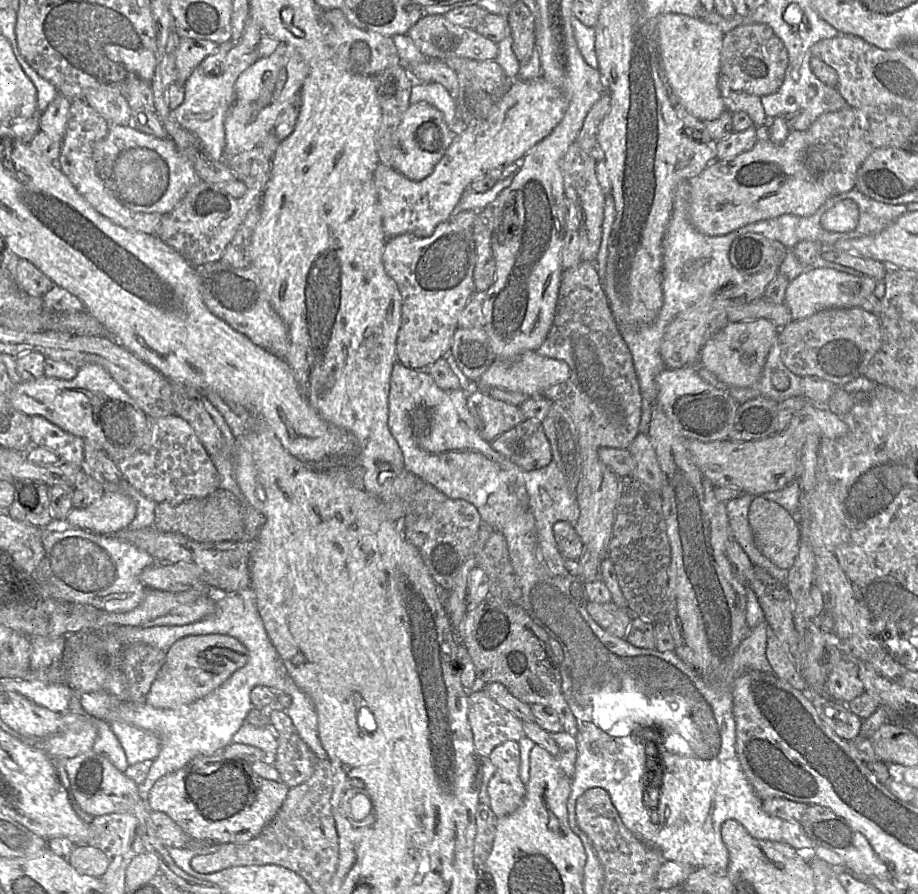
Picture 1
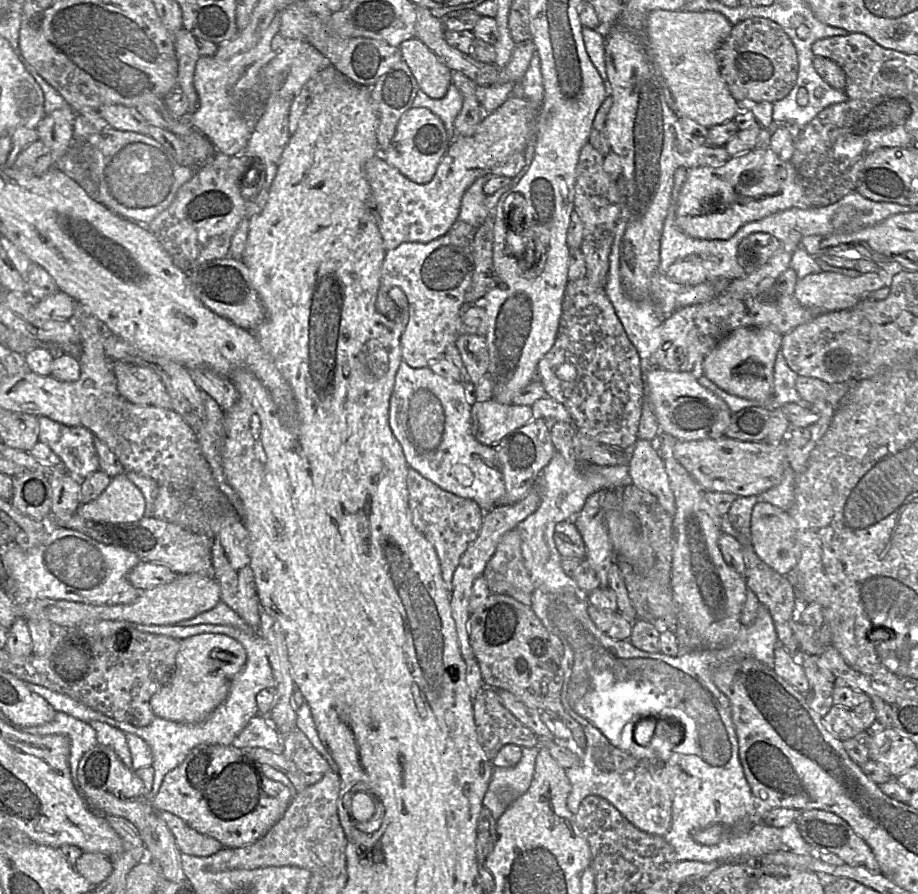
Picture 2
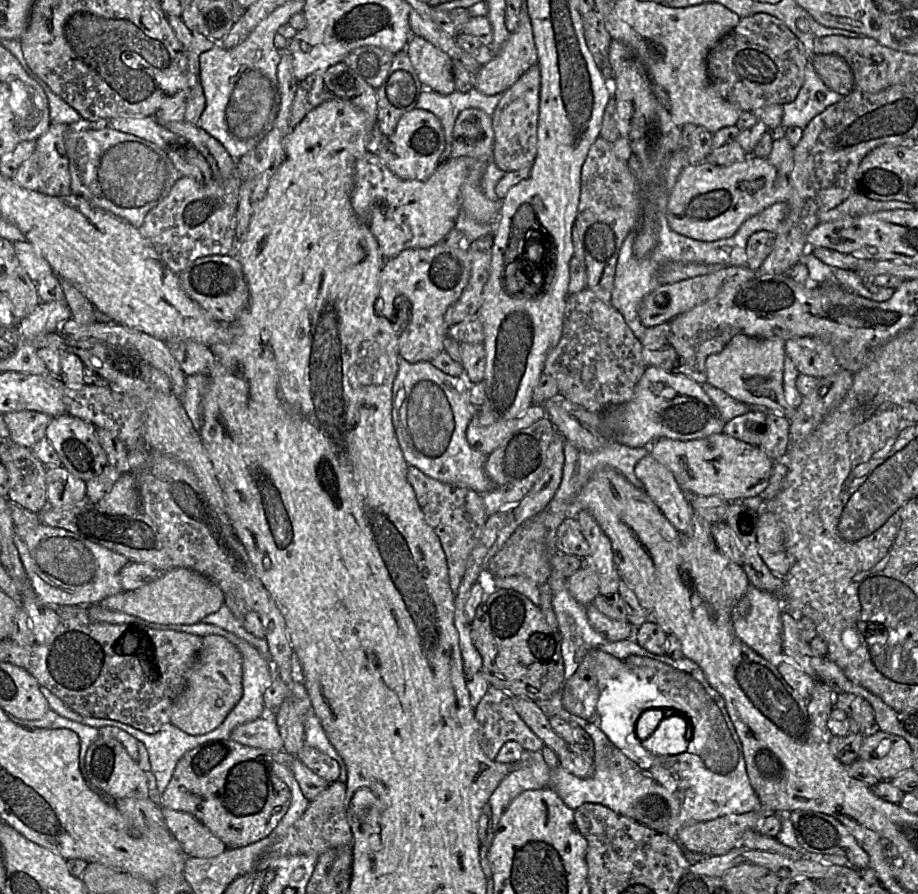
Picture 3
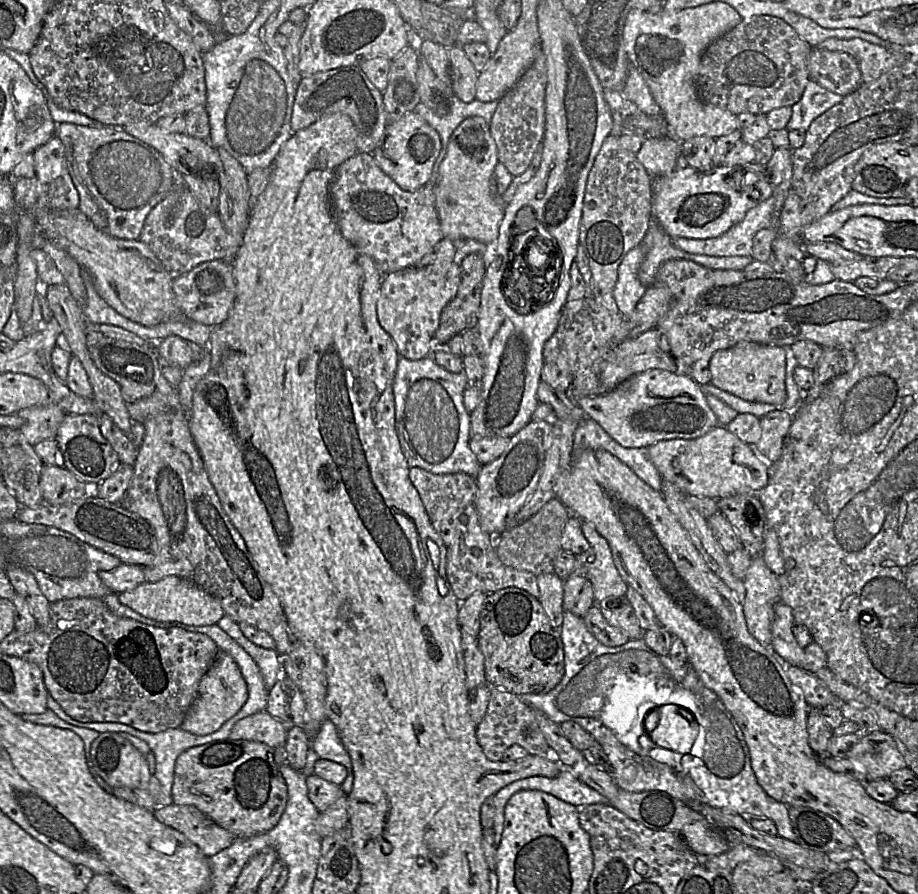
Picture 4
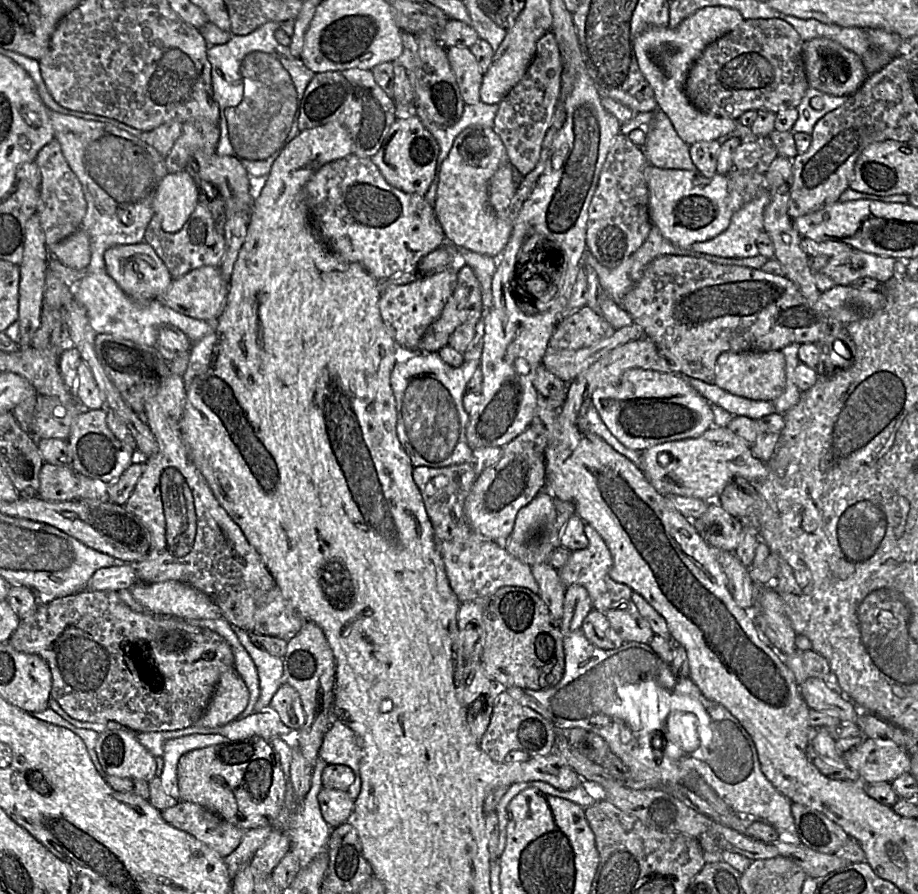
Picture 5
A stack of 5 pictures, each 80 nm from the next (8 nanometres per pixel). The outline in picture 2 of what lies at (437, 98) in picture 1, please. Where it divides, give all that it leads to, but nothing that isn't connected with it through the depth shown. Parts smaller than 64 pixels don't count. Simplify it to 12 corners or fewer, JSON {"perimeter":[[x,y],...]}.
{"perimeter":[[454,85],[440,99],[419,89],[413,107],[427,108],[442,120],[450,144],[463,96]]}

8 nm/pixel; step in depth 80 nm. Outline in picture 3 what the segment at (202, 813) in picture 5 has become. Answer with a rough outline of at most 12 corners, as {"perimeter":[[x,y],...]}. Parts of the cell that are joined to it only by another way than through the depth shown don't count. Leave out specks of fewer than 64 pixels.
{"perimeter":[[162,808],[166,827],[187,857],[227,848],[192,814]]}

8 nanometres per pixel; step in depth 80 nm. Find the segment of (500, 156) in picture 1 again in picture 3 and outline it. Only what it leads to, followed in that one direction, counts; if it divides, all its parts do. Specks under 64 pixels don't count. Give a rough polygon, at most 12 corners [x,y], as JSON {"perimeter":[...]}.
{"perimeter":[[369,149],[351,205],[384,260],[455,227],[475,159],[426,180],[397,177]]}

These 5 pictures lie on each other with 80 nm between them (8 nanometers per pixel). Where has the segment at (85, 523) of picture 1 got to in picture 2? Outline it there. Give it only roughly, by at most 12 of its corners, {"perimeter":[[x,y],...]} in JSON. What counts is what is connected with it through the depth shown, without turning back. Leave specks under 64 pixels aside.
{"perimeter":[[124,472],[77,514],[95,522],[133,523],[145,499]]}

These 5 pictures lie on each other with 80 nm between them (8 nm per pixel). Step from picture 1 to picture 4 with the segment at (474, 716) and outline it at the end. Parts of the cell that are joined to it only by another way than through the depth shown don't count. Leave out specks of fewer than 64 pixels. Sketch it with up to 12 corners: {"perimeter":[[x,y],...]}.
{"perimeter":[[491,687],[477,740],[492,761],[512,745],[550,756],[536,711]]}

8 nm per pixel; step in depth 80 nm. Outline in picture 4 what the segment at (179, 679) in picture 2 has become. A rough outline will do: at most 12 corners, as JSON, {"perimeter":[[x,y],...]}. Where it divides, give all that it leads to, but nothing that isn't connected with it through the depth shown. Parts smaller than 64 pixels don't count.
{"perimeter":[[220,651],[180,728],[212,734],[243,707],[247,684]]}

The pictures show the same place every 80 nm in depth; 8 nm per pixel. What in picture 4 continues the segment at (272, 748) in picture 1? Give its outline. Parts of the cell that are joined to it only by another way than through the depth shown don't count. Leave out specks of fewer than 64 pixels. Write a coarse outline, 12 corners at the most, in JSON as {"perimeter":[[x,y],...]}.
{"perimeter":[[264,710],[238,721],[228,738],[285,745],[288,726]]}

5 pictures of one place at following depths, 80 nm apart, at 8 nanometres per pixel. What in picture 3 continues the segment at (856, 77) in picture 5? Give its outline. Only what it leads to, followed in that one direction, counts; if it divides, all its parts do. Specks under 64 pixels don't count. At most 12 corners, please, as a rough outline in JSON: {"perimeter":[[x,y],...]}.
{"perimeter":[[814,54],[817,75],[843,96],[854,90],[853,72],[841,56]]}

